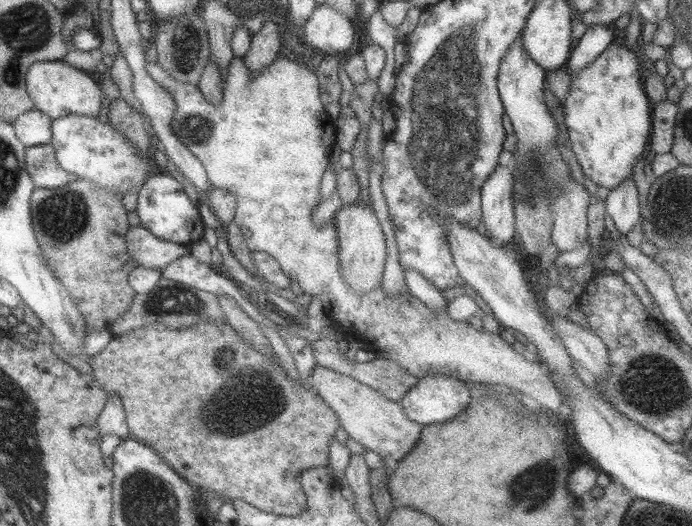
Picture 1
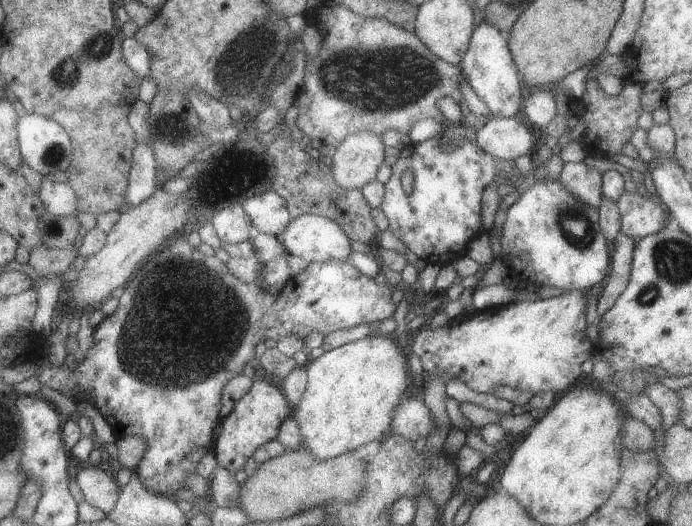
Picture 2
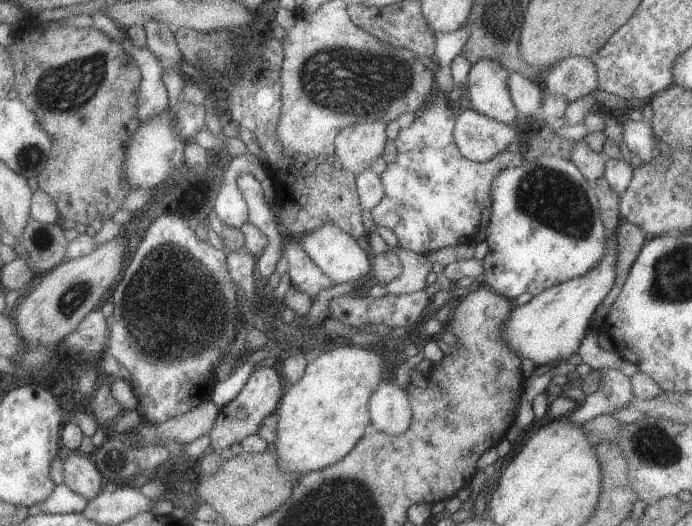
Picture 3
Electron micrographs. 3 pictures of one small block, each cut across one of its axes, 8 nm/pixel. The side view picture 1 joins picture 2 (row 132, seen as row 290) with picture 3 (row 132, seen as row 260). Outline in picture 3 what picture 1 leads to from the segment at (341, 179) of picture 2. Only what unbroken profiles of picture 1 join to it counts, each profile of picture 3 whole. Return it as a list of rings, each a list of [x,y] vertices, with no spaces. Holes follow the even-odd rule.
[[[375,121],[349,125],[334,138],[334,154],[343,169],[358,175],[382,156],[385,146],[385,123]]]

